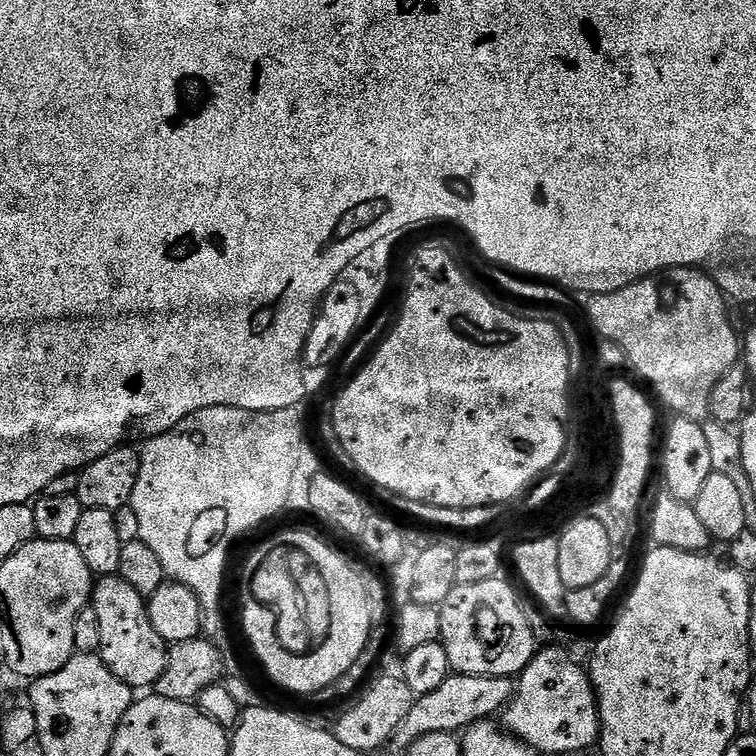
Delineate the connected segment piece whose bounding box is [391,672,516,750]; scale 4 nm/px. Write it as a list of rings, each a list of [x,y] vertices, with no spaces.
[[[461,672],[449,674],[446,682],[442,682],[442,686],[438,686],[438,690],[416,697],[410,714],[406,714],[402,726],[398,726],[391,743],[397,744],[400,750],[406,750],[415,740],[426,734],[463,733],[471,724],[495,717],[495,712],[496,715],[503,713],[512,701],[512,695],[515,692],[516,685],[511,676],[467,676]]]

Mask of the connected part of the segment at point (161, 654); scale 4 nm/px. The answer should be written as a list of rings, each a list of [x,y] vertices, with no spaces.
[[[118,574],[101,576],[95,581],[92,589],[90,607],[98,610],[98,627],[102,630],[102,642],[98,653],[100,661],[108,667],[110,674],[114,674],[114,678],[126,682],[133,690],[151,689],[158,682],[158,678],[162,678],[162,670],[166,670],[169,645],[164,643],[158,630],[154,630],[148,617],[145,597],[140,596],[138,590],[134,590],[134,586],[130,586],[130,582],[126,582]]]

